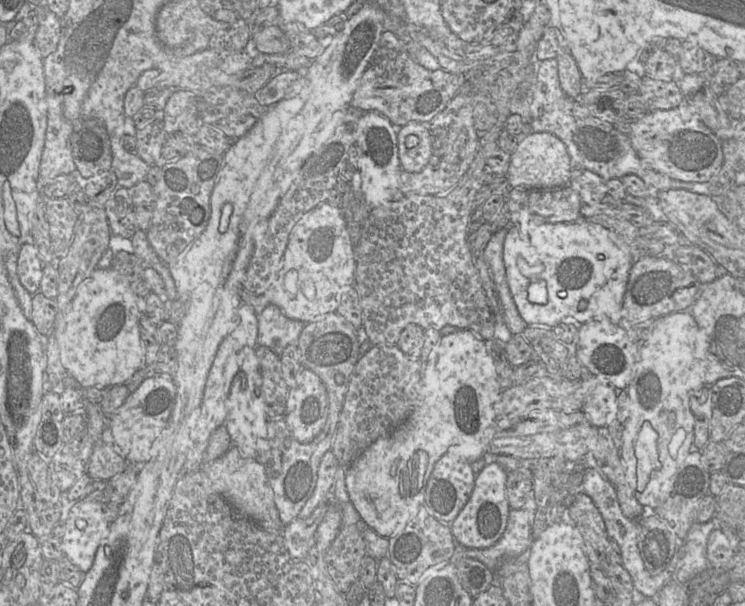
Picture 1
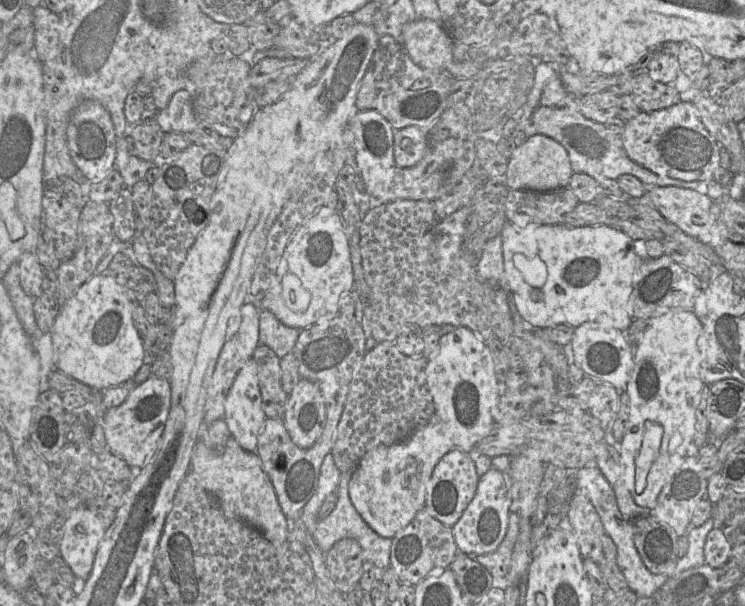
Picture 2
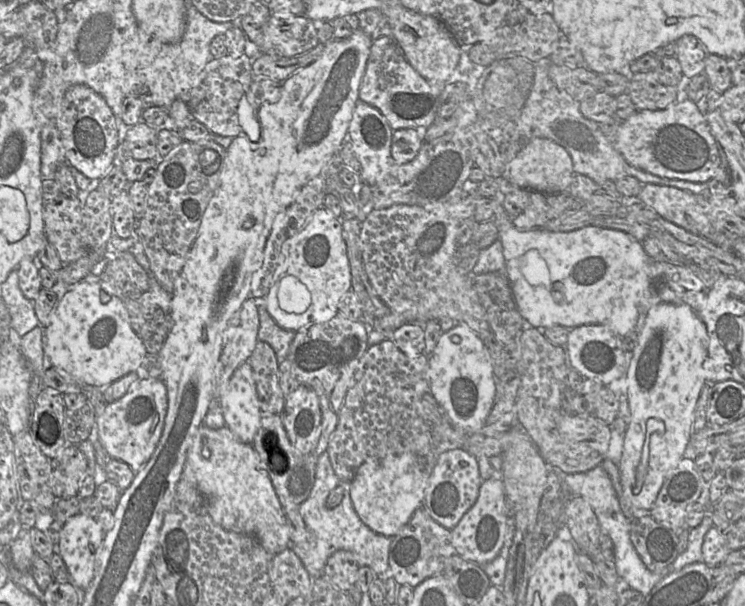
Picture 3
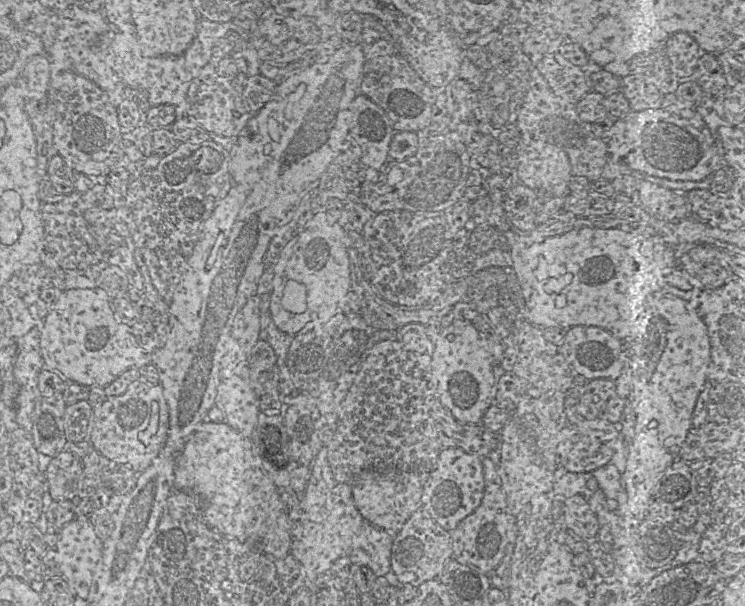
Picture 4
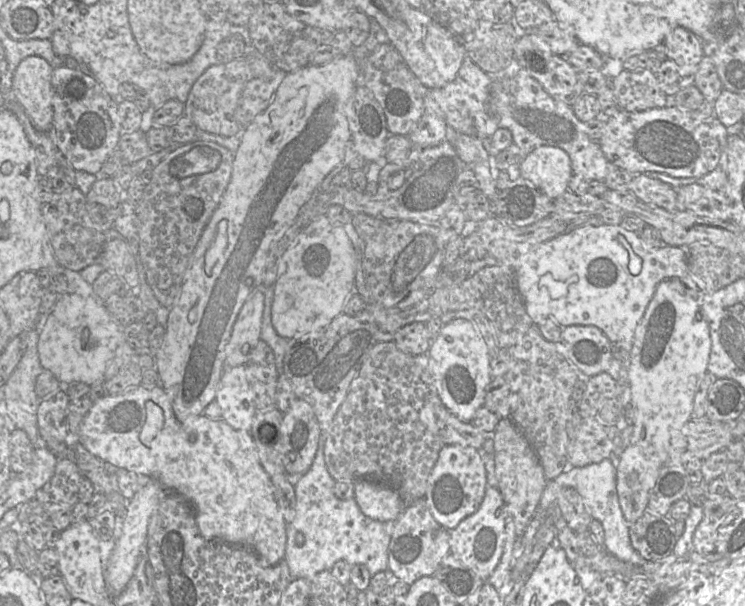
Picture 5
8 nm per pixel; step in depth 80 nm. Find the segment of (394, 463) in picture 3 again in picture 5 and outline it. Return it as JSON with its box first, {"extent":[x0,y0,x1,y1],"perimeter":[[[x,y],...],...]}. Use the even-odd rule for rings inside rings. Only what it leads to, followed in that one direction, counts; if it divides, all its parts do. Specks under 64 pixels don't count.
{"extent":[353,480,406,522],"perimeter":[[[370,480],[355,481],[353,499],[365,516],[380,522],[396,521],[406,506],[393,487]]]}

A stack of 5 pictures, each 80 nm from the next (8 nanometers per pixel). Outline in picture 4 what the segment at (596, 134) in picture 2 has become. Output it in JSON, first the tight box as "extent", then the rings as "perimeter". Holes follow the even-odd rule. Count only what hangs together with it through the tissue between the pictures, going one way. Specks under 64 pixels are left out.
{"extent":[515,65,713,192],"perimeter":[[[536,65],[532,67],[529,88],[517,110],[515,120],[515,125],[521,134],[518,145],[521,147],[522,152],[534,141],[545,141],[555,145],[567,153],[571,164],[572,176],[584,176],[590,182],[612,181],[620,175],[630,175],[639,181],[648,180],[678,192],[710,188],[713,174],[701,181],[676,181],[623,167],[608,152],[604,141],[593,133],[591,124],[579,118],[575,104],[553,93]]]}

